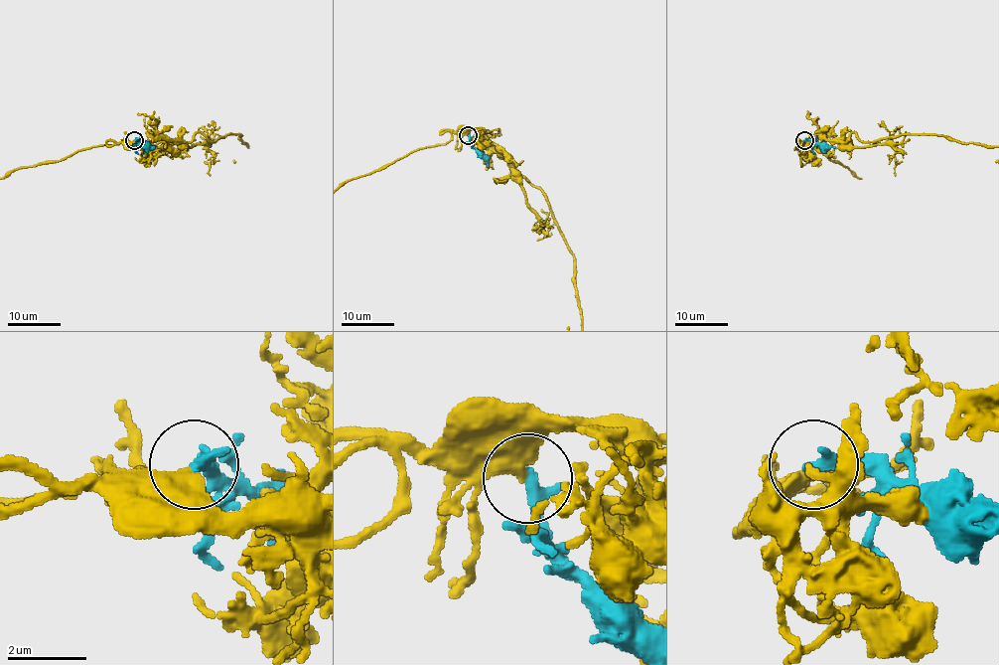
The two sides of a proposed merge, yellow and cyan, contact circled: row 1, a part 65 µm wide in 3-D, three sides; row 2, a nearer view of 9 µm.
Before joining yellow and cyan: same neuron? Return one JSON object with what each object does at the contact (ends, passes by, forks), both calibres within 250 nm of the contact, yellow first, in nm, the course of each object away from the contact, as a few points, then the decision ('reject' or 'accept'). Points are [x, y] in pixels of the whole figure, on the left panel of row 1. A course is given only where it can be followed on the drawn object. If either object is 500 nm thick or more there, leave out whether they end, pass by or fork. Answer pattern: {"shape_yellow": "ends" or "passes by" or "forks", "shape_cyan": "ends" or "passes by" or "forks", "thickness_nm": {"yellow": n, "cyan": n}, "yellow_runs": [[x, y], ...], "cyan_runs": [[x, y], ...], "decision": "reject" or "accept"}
{"shape_yellow": "ends", "shape_cyan": "passes by", "thickness_nm": {"yellow": 480, "cyan": 260}, "cyan_runs": [[134, 139], [147, 142], [154, 149]], "decision": "accept"}

